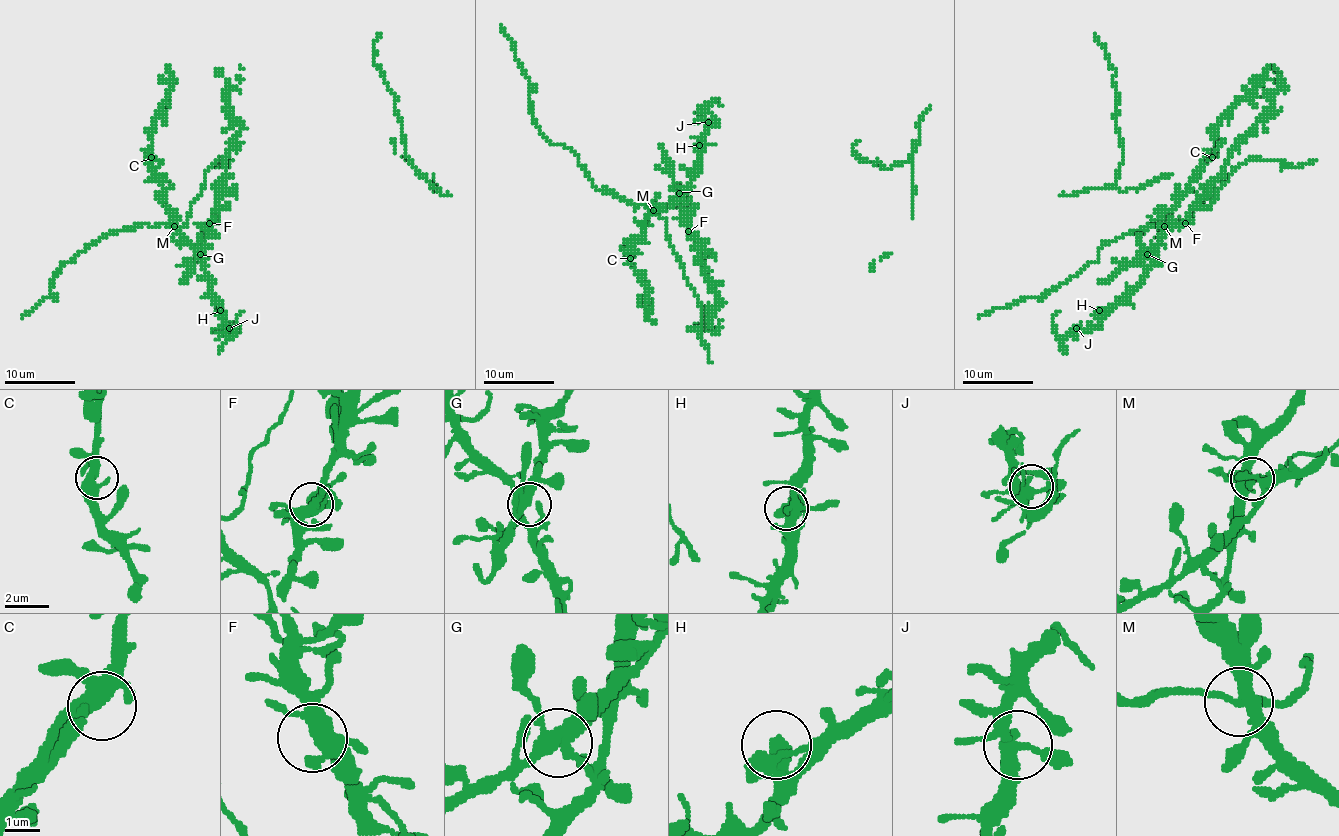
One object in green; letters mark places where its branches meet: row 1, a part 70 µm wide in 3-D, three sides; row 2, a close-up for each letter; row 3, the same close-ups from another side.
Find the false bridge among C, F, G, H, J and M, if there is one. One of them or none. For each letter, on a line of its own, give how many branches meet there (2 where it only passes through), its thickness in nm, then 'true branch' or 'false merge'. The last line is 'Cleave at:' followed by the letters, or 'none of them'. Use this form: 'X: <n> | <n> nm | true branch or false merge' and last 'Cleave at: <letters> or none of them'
C: 5 | 360 nm | true branch
F: 4 | 360 nm | true branch
G: 4 | 340 nm | true branch
H: 4 | 320 nm | true branch
J: 5 | 360 nm | true branch
M: 5 | 360 nm | true branch
Cleave at: none of them

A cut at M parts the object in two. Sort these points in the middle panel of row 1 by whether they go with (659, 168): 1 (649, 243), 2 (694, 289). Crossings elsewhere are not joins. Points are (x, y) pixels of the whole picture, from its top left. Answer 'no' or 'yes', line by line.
1: yes
2: no

